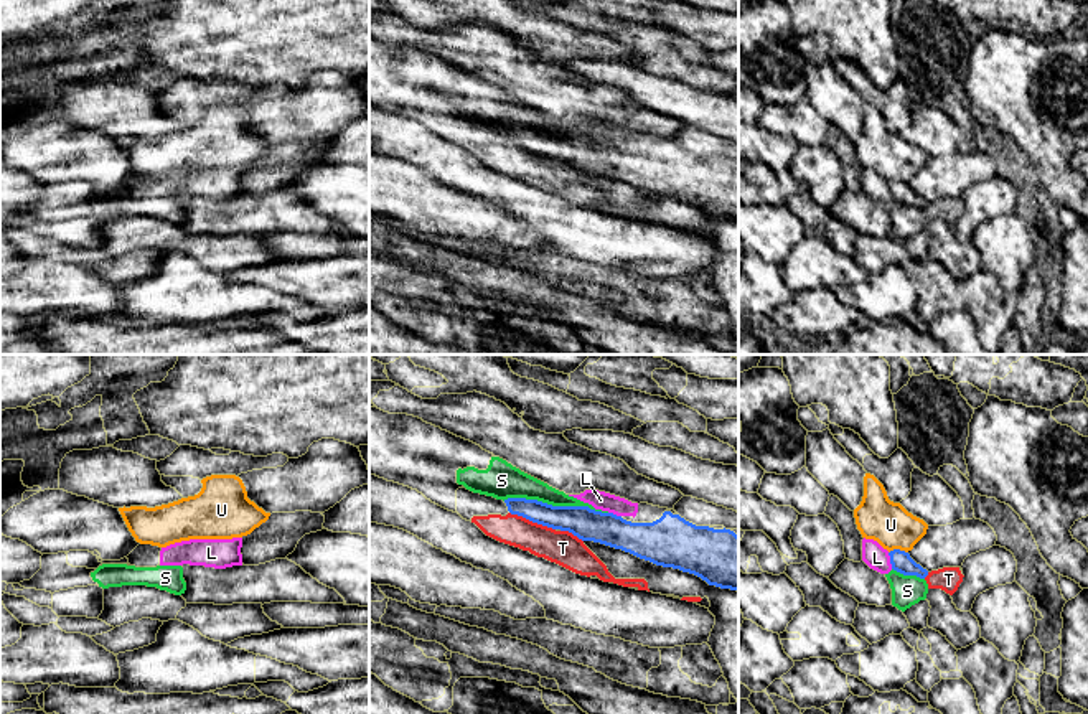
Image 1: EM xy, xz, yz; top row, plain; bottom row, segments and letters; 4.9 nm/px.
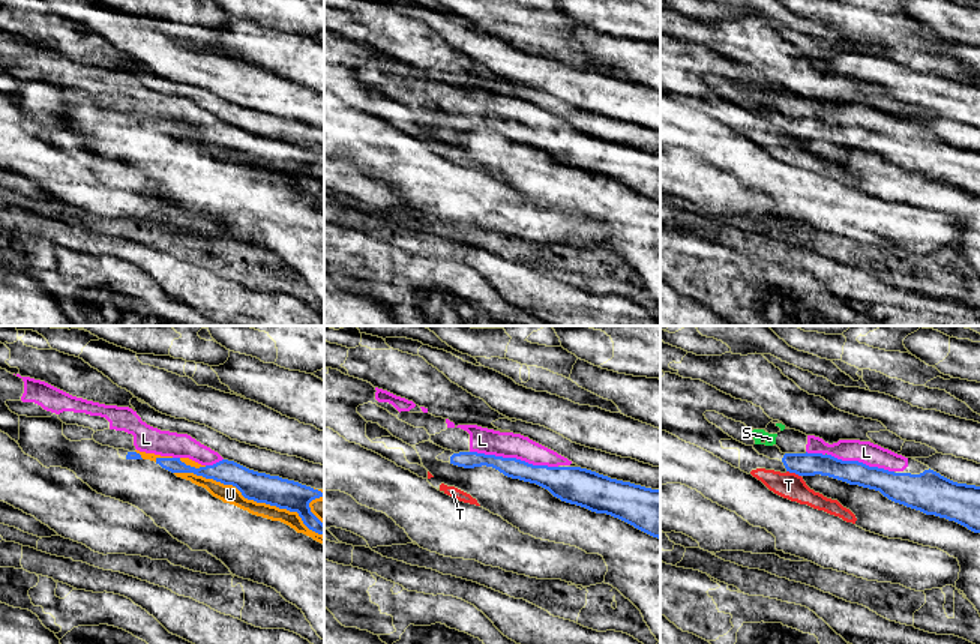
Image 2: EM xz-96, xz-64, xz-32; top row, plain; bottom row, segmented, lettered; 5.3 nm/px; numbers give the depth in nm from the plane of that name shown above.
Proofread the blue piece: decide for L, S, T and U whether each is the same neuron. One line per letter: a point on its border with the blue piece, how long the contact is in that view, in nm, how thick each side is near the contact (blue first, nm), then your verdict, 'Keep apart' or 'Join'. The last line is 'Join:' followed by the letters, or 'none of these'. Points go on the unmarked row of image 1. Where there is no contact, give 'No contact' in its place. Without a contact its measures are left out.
L: Touches blue at yz (891, 192). Shared border 80 nm. Thickness 100 nm (blue) against 120 nm. Join
S: Touches blue at xz (556, 137). Shared border 500 nm. Thickness 160 nm (blue) against 150 nm. Keep apart
T: Touches blue at xz (533, 152). Shared border 240 nm. Thickness 150 nm (blue) against 160 nm. Keep apart
U: Touches blue at yz (897, 180). Shared border 100 nm. Thickness 100 nm (blue) against 220 nm. Keep apart
Join: L

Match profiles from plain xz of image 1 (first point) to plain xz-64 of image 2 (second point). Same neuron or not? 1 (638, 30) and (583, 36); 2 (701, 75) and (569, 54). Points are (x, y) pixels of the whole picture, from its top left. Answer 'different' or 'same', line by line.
1: different
2: same

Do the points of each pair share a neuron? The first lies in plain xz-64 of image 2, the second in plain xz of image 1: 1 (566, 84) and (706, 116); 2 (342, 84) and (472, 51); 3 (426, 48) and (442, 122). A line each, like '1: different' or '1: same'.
1: same
2: different
3: different

